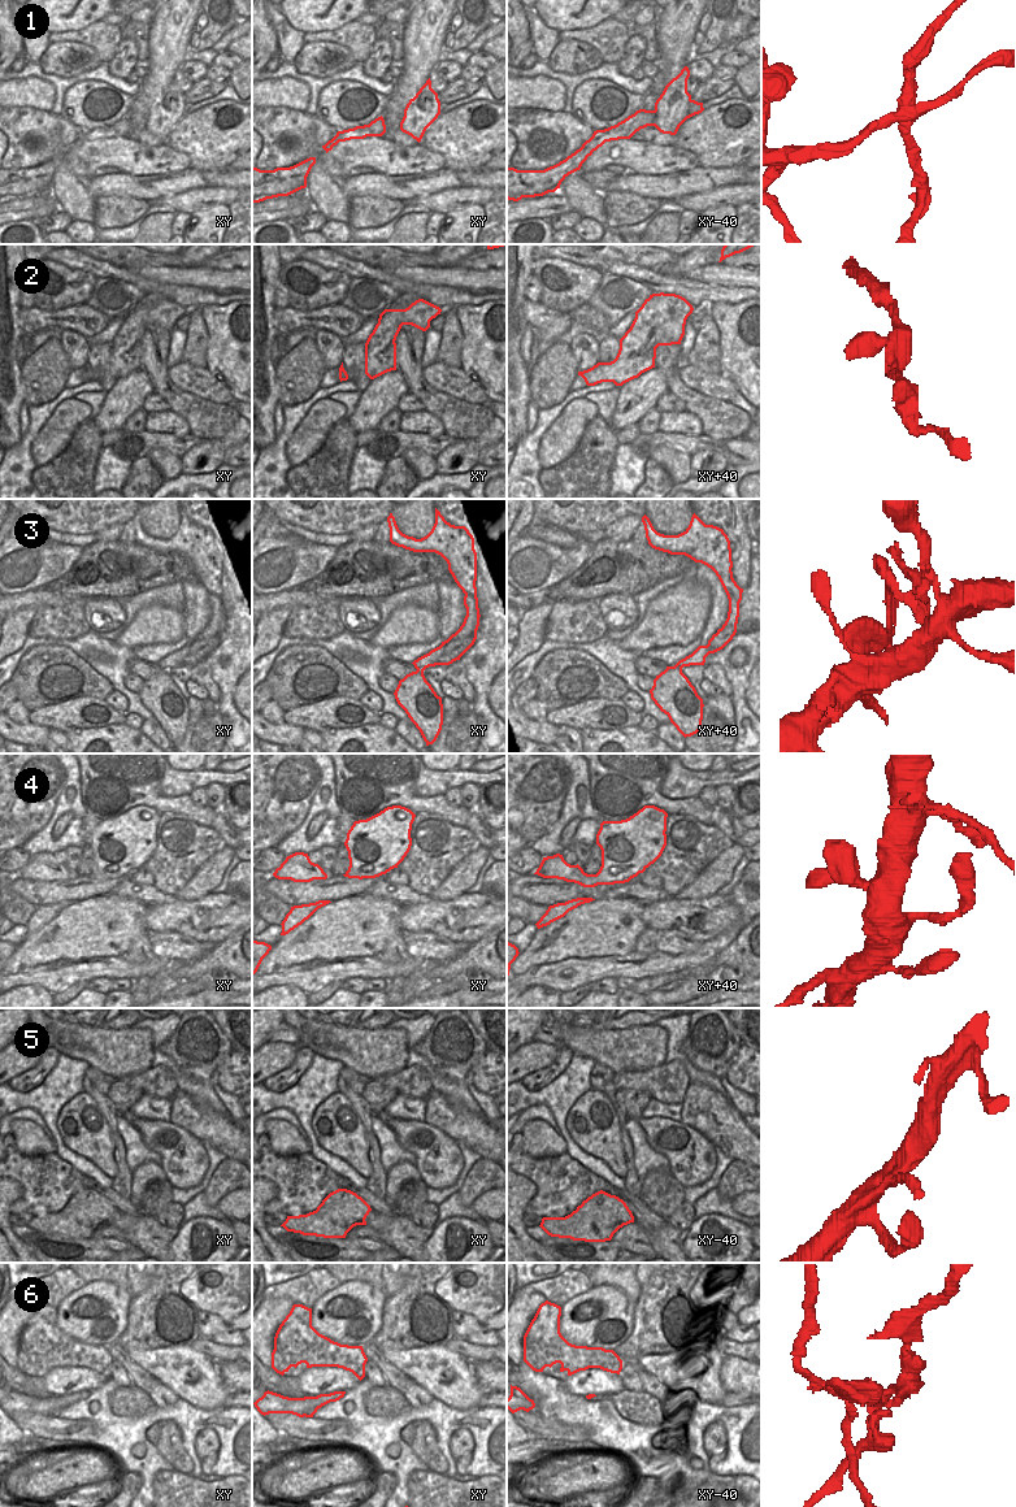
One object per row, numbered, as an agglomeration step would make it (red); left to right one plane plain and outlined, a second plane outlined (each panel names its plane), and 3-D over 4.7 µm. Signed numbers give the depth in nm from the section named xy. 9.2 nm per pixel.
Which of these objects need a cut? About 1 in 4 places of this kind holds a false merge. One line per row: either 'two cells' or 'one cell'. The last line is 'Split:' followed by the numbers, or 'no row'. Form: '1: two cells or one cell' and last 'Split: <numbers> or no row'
1: two cells
2: one cell
3: one cell
4: one cell
5: one cell
6: two cells
Split: 1, 6

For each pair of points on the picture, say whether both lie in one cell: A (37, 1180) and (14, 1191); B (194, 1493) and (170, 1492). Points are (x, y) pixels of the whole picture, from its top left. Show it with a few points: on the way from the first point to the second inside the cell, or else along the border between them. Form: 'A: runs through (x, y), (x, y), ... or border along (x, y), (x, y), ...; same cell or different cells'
A: border along (14, 1178), (21, 1185), (21, 1195), (13, 1203); different cells
B: runs through (189, 1493), (176, 1493); same cell

